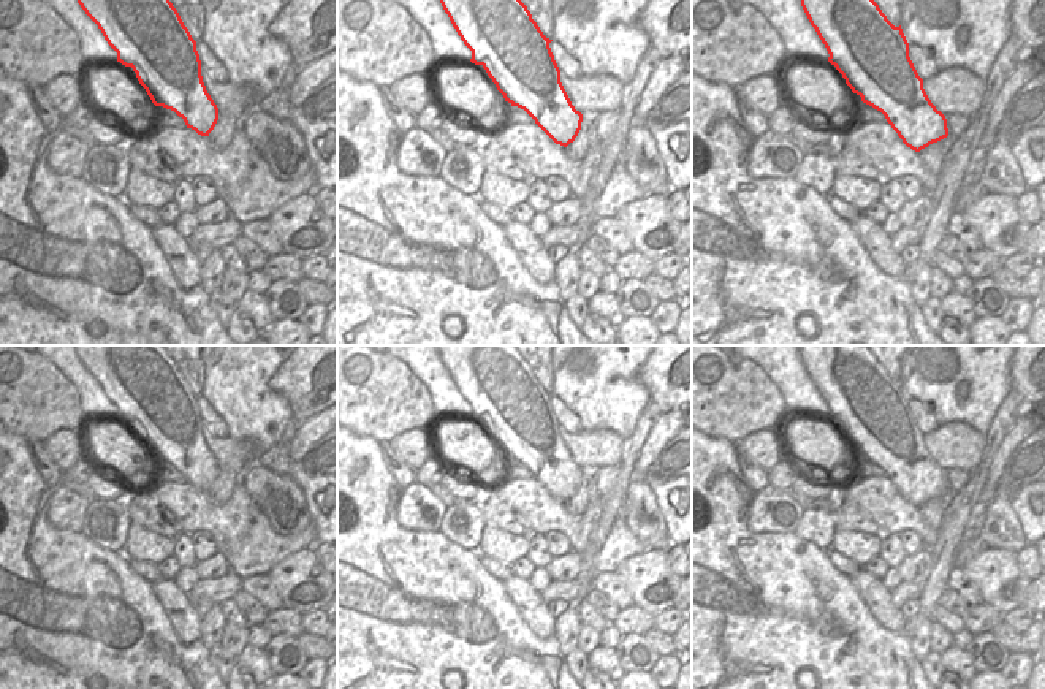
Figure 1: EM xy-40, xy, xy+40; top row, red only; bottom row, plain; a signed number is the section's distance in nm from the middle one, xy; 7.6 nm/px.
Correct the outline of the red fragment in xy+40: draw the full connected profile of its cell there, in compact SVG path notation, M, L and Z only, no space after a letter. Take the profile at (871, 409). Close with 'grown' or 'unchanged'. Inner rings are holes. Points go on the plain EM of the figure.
M798 345L801 361L825 399L828 417L861 456L880 466L915 507L948 491L947 474L923 443L901 380L895 382L866 345Z; unchanged

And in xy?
M435 345L453 382L472 405L470 417L481 420L488 431L511 461L524 464L535 478L556 497L567 502L581 485L583 469L572 459L562 437L560 424L554 415L549 398L527 361L513 345Z; unchanged

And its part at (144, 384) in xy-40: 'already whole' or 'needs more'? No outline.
already whole

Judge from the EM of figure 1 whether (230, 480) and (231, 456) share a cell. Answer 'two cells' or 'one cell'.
two cells

